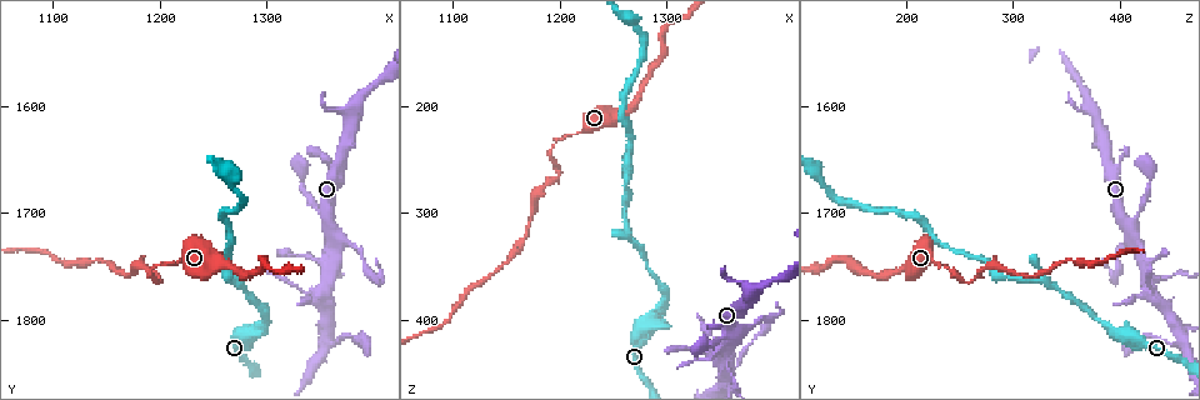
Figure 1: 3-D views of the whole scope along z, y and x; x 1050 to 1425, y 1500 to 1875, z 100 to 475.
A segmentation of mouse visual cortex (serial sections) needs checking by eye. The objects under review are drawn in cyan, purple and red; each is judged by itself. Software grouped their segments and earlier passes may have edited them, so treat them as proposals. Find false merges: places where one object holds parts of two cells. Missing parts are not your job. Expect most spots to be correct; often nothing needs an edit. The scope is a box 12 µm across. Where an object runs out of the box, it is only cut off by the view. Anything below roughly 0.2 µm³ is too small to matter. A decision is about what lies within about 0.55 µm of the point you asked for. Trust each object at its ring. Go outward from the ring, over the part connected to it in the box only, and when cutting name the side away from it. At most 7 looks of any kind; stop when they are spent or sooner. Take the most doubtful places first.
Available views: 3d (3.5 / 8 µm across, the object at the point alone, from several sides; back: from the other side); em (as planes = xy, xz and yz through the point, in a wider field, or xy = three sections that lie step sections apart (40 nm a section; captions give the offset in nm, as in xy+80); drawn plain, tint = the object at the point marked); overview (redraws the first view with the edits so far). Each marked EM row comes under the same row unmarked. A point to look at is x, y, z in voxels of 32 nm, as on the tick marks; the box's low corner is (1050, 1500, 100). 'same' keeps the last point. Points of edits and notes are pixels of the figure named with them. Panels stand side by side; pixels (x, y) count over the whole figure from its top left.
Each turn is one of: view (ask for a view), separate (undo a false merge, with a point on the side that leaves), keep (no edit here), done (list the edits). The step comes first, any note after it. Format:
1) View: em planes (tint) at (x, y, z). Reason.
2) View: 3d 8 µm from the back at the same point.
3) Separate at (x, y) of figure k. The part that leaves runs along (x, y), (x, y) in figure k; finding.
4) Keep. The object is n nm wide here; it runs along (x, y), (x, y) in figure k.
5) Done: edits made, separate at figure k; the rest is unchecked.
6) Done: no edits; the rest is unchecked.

View: 3d 3.5 µm at (1198, 1762, 256). Abrupt turn.

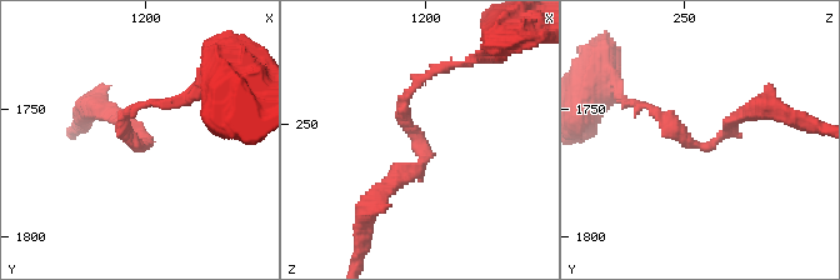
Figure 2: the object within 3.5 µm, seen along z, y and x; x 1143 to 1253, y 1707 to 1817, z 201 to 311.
View: em planes (tint) at (1197, 1764, 257). The arms are 150, 200 nm wide.

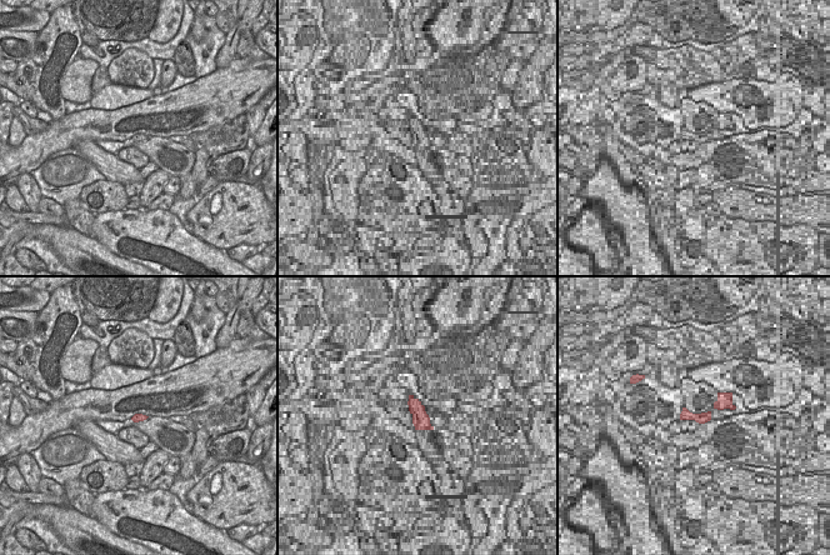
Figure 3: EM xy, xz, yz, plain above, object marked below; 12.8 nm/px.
Keep. It runs along (419, 81), (404, 119), (423, 164), (380, 193) in figure 2; one cell here.

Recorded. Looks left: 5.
View: 3d 3.5 µm at (1358, 1760, 428). Side arm on a straight run.

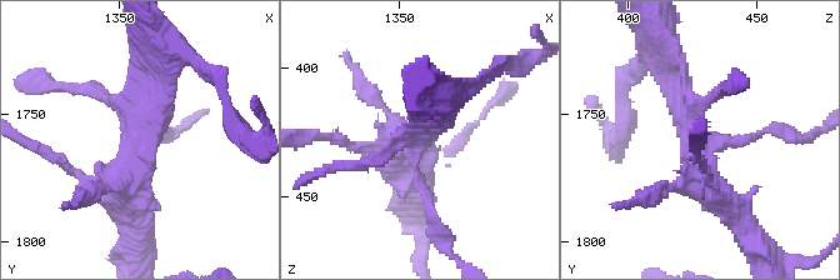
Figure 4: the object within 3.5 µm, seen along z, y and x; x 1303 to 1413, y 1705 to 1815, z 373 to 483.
View: em xy step 2 (tint) at (1356, 1760, 428). Need the tissue.

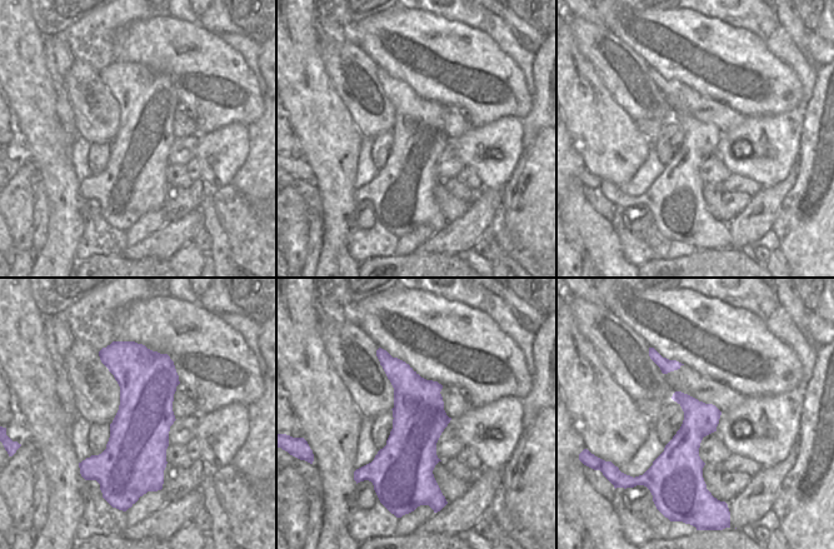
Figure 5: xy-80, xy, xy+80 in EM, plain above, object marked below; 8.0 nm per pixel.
Keep. It runs along (671, 68), (696, 168), (729, 205) in figure 4; all the same cell.

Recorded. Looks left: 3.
View: 3d 3.5 µm at (1288, 1816, 396). Thick turns thin.

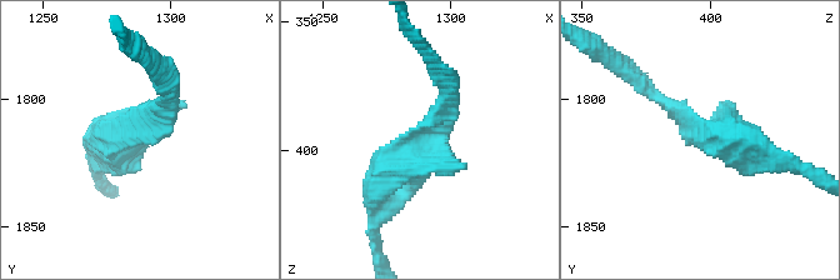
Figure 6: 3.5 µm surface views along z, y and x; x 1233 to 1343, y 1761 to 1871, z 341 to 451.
View: em xy step 3 (tint) at (1292, 1814, 395). Shape alone is not enough.

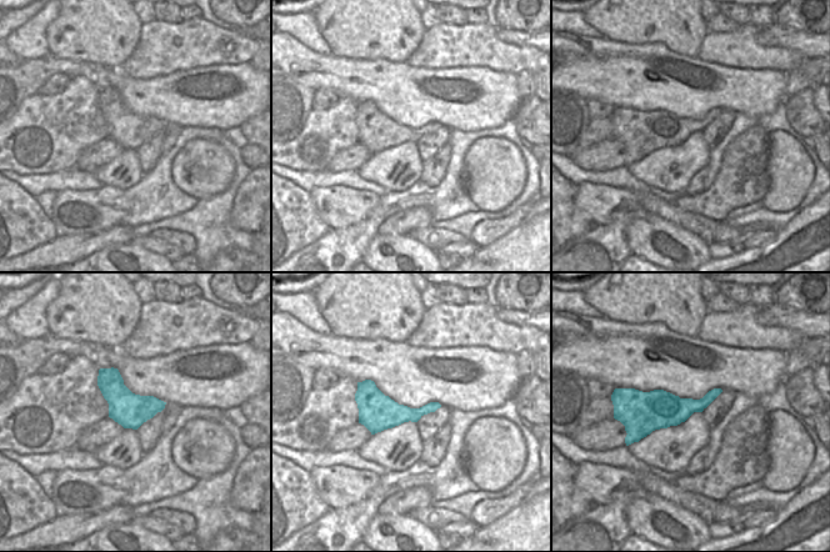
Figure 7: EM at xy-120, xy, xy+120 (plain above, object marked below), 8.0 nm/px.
View: em xy step 2 (tint) at the same point. Cut it another way.

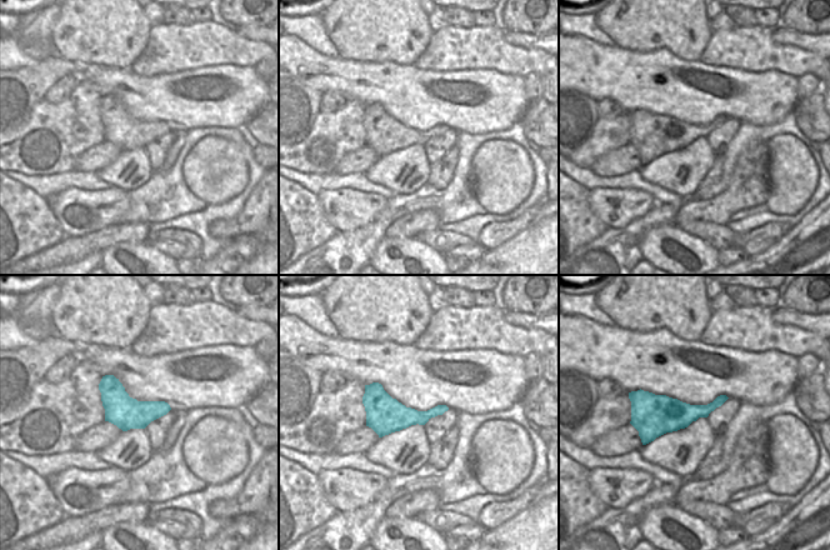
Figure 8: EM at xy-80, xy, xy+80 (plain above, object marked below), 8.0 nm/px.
Keep. The object is 280 nm wide here; it runs along (376, 196), (438, 125), (441, 81) in figure 6; continuous, no second cell.

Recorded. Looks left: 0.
Done: no edits; the rest is unchecked.

